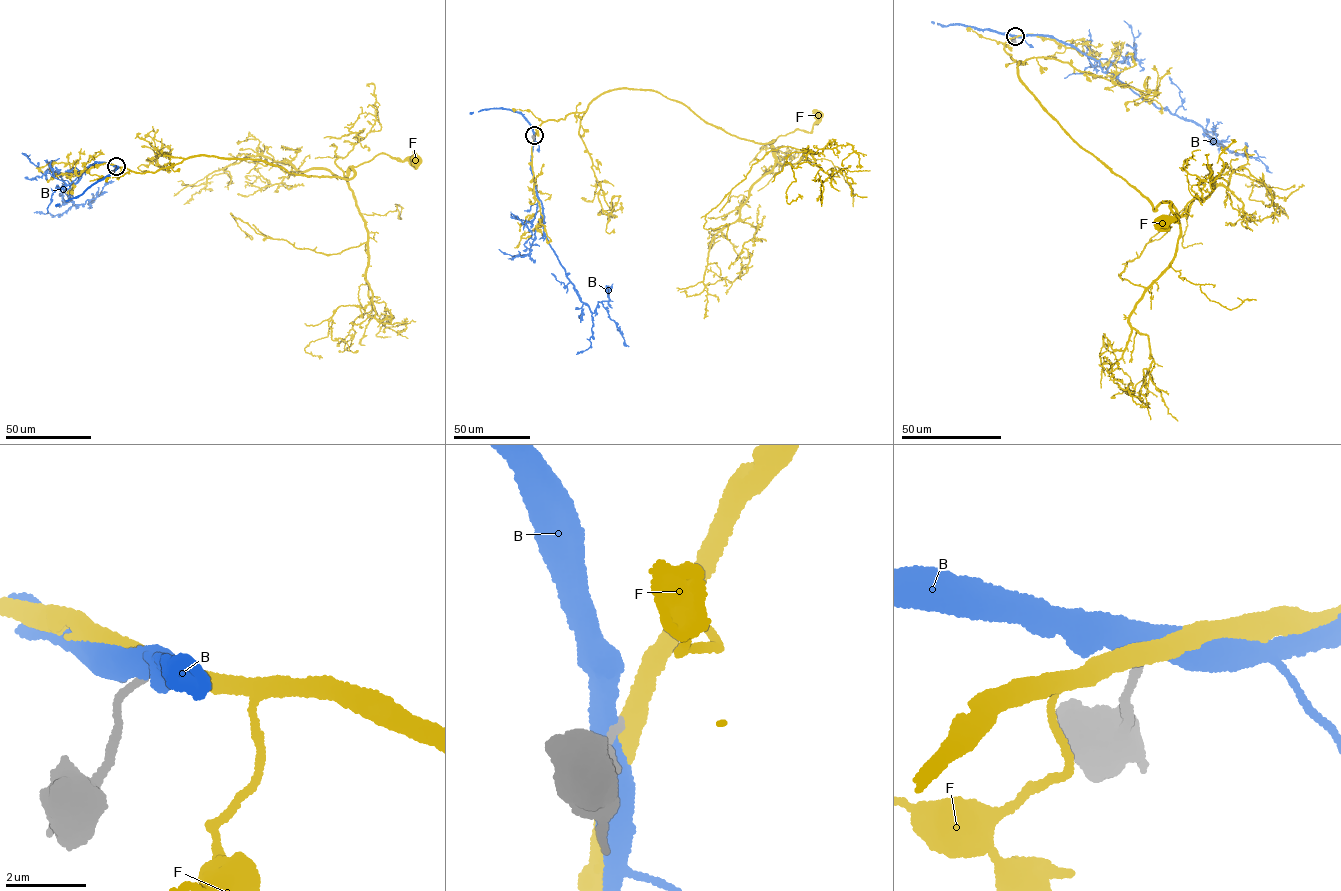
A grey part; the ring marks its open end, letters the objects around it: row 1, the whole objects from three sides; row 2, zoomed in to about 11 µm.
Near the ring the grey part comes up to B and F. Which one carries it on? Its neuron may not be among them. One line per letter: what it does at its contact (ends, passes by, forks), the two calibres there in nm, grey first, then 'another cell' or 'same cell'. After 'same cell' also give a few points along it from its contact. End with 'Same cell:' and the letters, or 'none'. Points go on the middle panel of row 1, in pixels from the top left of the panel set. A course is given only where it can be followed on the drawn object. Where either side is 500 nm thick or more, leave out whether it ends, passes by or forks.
B: it passes by; 200 nm thick on the grey side, 480 nm on the other; another cell
F: it passes by; 180 nm thick on the grey side, 440 nm on the other; same cell; it runs (534, 135), (543, 123), (584, 112), (601, 94), (623, 88), (658, 92), (759, 143), (809, 132), (818, 116)
Same cell: F

